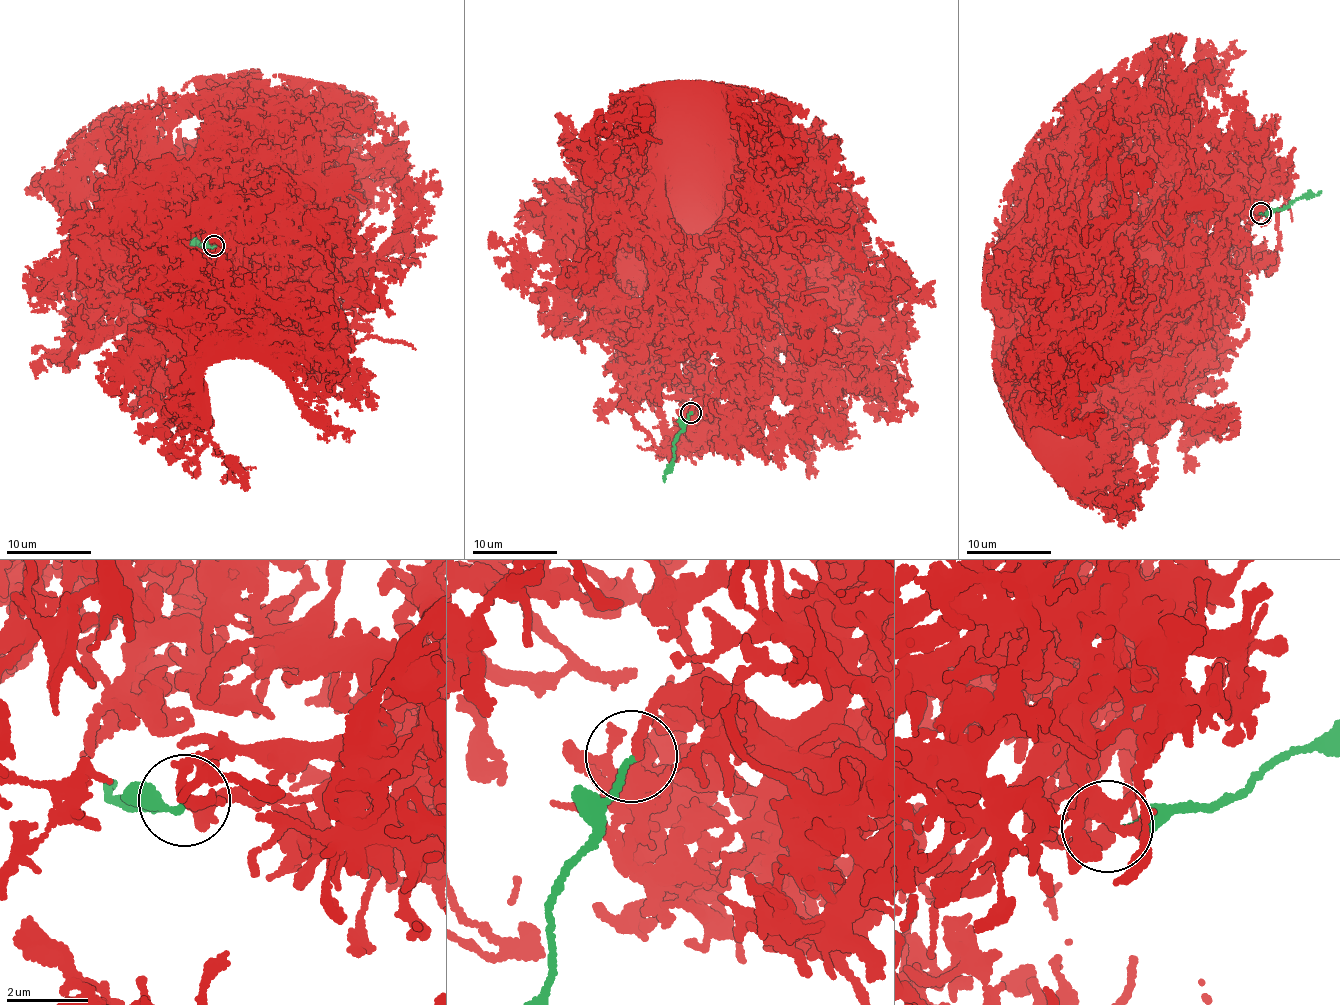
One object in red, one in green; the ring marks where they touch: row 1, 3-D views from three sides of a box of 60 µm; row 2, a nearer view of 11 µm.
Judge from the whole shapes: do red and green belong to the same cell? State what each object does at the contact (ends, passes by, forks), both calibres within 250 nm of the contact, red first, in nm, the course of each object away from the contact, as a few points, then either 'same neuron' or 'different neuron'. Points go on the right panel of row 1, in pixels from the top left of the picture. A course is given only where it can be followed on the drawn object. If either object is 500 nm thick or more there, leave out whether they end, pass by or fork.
red ends; green ends; calibres 240 and 130 nm; course red (1259, 213), (1251, 216), (1246, 206), (1240, 208), (1208, 240), (1160, 237), (1038, 268); course green (1260, 214), (1321, 191); different neuron

